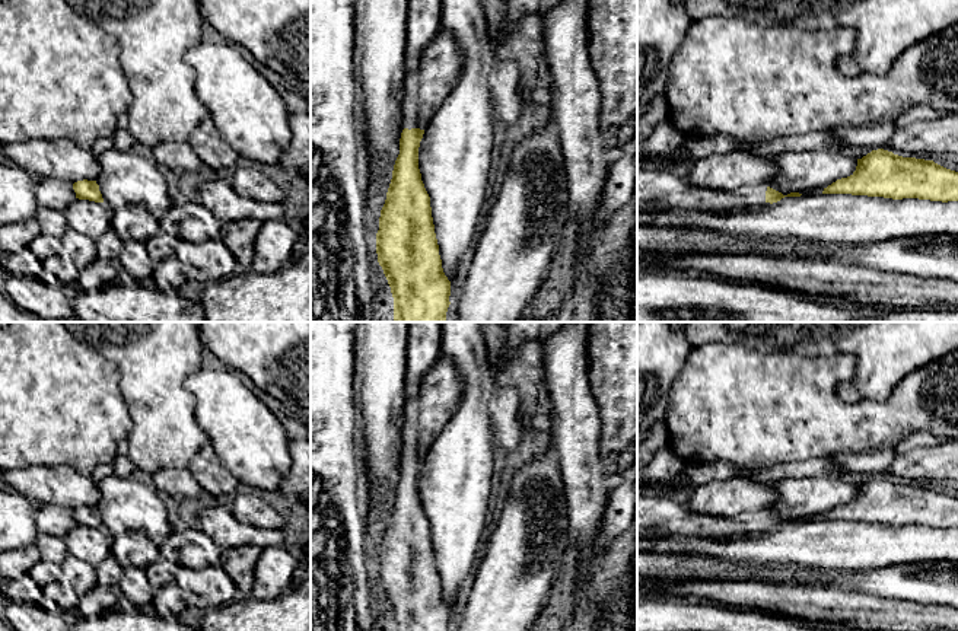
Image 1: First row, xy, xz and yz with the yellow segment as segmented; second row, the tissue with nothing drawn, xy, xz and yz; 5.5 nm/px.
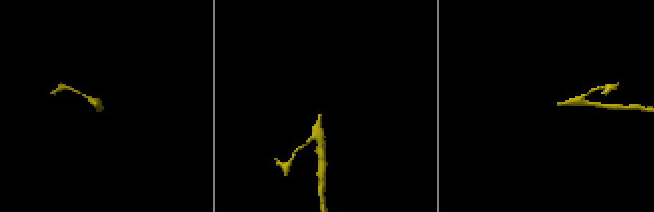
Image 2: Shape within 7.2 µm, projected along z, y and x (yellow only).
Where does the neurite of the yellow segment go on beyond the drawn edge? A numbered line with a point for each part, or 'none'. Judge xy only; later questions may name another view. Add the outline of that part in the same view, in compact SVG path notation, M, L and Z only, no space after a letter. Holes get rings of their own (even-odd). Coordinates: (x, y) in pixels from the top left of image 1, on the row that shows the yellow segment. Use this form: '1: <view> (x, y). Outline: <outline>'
none

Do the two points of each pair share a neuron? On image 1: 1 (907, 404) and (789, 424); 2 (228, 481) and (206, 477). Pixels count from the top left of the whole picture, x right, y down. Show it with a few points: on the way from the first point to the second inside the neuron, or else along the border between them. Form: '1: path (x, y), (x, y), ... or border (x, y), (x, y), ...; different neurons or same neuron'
1: path (878, 424), (818, 424); same neuron
2: path (222, 481), (212, 477); same neuron

